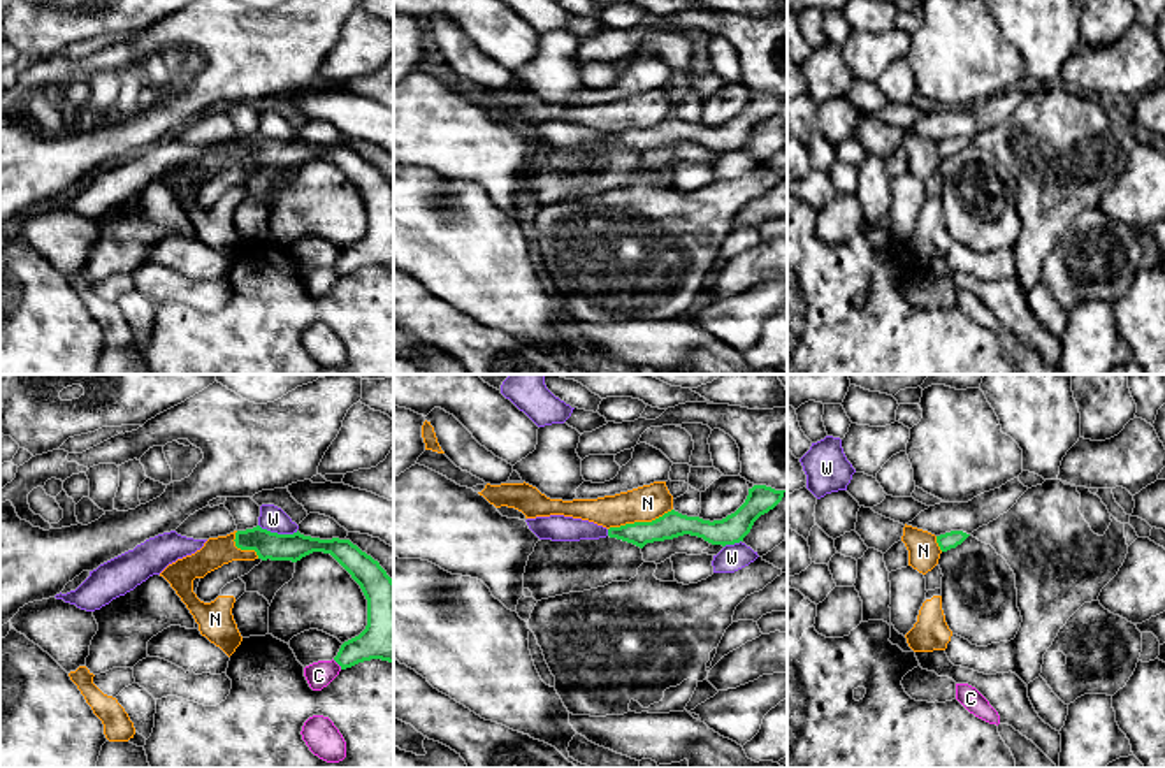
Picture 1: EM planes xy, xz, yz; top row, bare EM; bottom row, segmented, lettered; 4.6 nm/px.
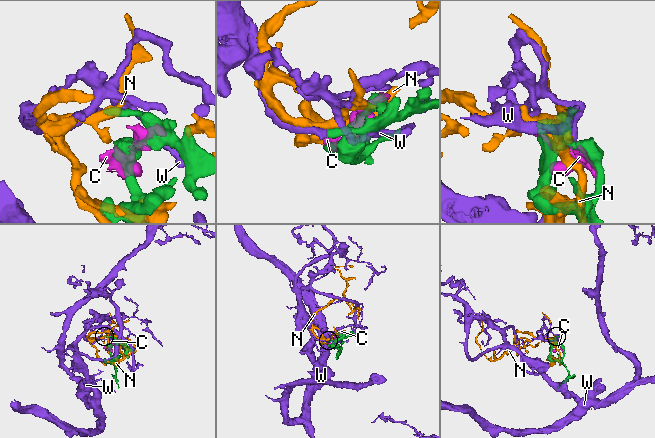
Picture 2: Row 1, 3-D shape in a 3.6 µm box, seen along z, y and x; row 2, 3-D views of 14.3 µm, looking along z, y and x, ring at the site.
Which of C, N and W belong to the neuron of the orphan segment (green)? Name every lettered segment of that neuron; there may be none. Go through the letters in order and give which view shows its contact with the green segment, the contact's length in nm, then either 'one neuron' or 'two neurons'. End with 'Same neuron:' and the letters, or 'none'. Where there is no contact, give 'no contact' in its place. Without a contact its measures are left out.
C: contact in xy; length 60 nm; two neurons
N: contact in xz; length 320 nm; two neurons
W: contact in xy; length 190 nm; one neuron
Same neuron: W

